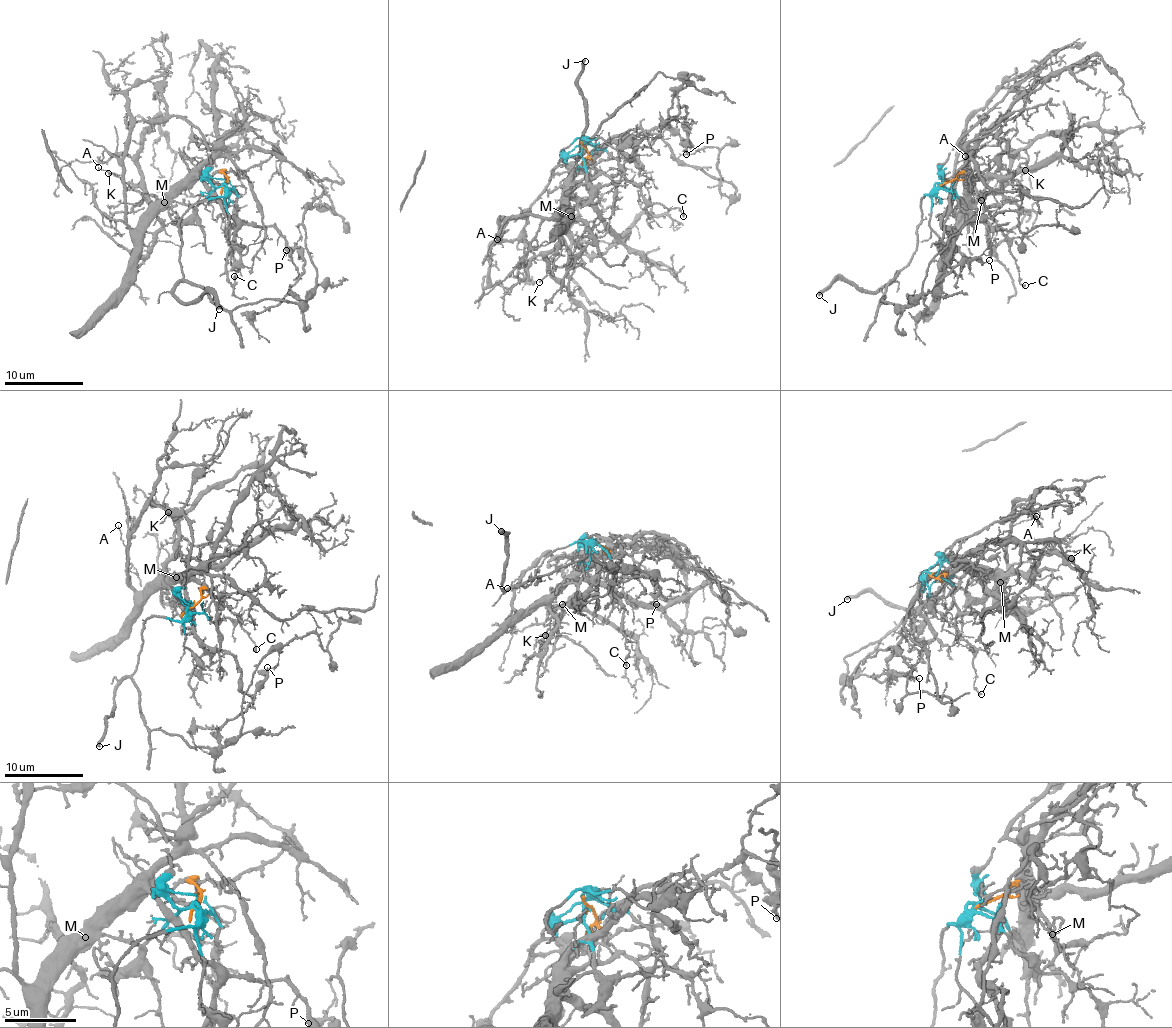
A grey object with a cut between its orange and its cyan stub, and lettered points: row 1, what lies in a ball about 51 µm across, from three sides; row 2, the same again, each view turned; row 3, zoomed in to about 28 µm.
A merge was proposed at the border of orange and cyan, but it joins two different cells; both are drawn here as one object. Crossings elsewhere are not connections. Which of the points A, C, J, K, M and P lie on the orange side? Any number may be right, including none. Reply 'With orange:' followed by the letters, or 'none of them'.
With orange: A, K, M

